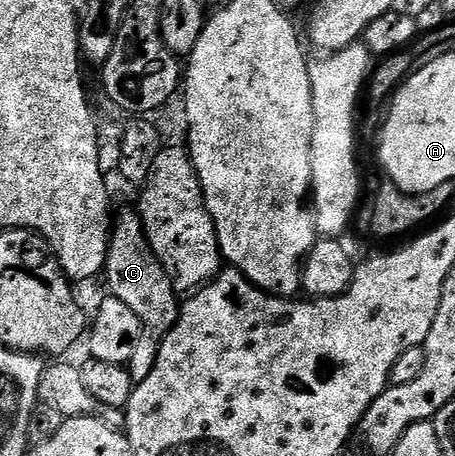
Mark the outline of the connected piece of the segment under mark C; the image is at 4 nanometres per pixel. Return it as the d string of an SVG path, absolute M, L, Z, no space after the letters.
M136 210L125 211L118 219L116 216L111 227L109 252L103 275L104 278L109 278L112 296L123 301L125 305L131 305L131 309L135 309L135 313L141 319L141 340L135 349L135 357L131 357L127 365L134 384L141 383L143 377L147 377L147 373L151 373L155 365L161 340L175 325L179 310L179 291L164 264L157 259L157 254L145 235L140 214Z

